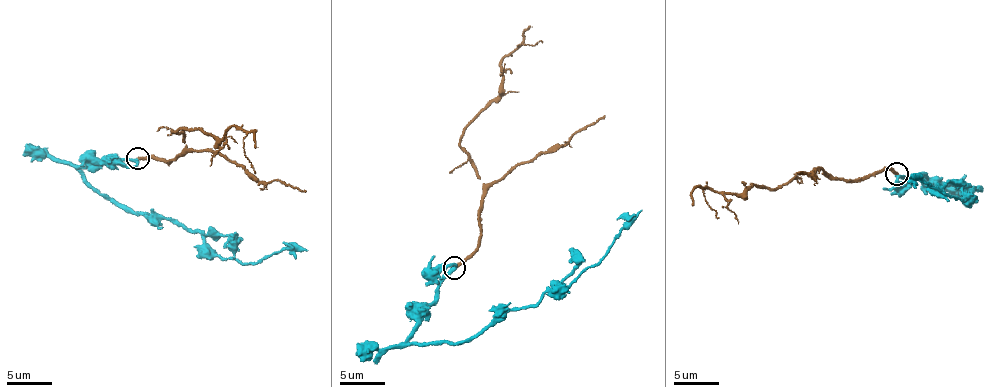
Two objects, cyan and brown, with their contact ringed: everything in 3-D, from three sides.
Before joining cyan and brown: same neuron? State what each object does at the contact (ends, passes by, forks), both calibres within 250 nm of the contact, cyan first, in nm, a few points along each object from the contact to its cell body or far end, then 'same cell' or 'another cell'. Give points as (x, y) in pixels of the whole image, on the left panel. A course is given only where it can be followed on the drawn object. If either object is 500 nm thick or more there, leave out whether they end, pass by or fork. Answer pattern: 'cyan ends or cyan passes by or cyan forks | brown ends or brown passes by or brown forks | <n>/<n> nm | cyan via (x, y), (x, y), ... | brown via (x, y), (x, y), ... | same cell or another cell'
cyan passes by | brown ends | 240/240 nm | cyan via (137, 159), (77, 168), (101, 194), (199, 232), (213, 252), (253, 263), (296, 245), (308, 251) | brown via (137, 157), (176, 159), (187, 145), (173, 132), (180, 127), (220, 142), (230, 128), (246, 132), (256, 173) | another cell

